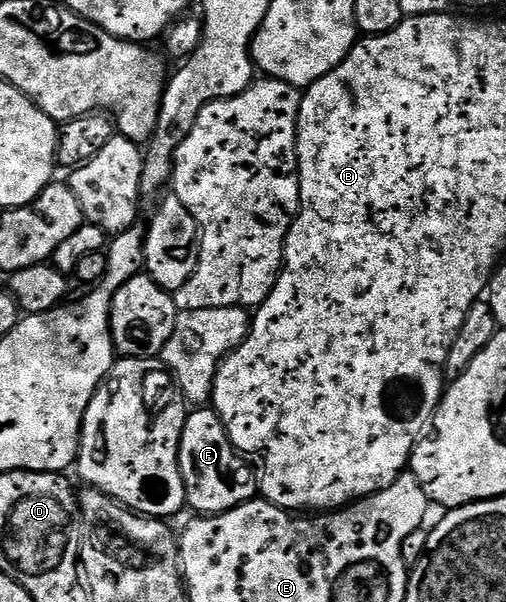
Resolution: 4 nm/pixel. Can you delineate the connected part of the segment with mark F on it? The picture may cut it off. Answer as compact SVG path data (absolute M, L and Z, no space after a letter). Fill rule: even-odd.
M197 408L185 419L179 444L179 468L185 485L188 509L201 516L222 514L234 510L245 502L254 501L259 494L259 478L248 466L246 459L238 454L227 436L225 426L217 411Z

